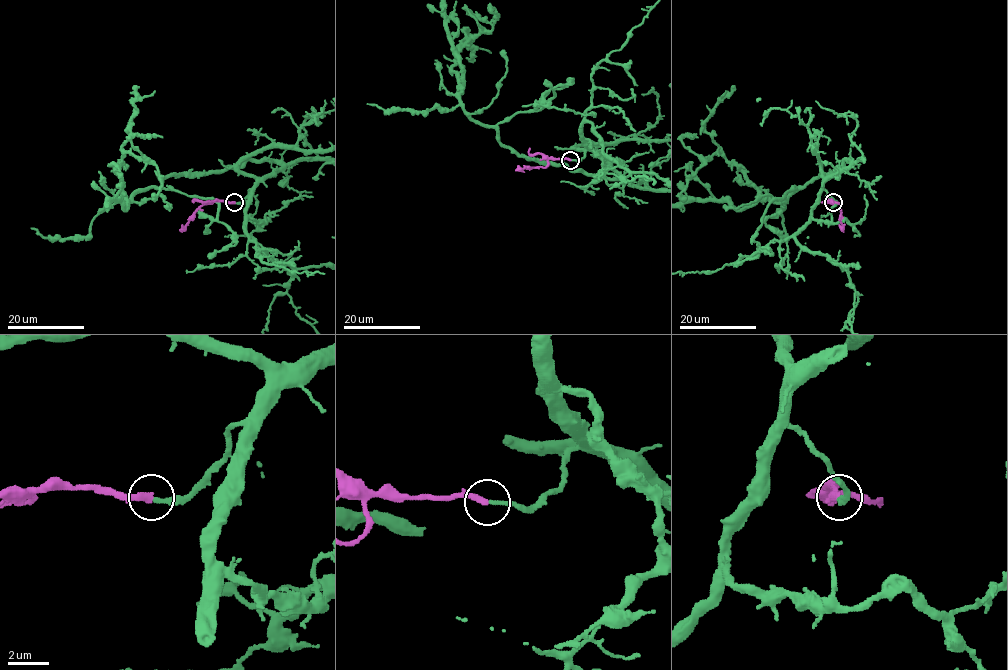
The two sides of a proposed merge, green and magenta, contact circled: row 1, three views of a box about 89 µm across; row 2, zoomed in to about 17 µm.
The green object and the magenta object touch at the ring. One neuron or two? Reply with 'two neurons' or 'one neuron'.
one neuron

